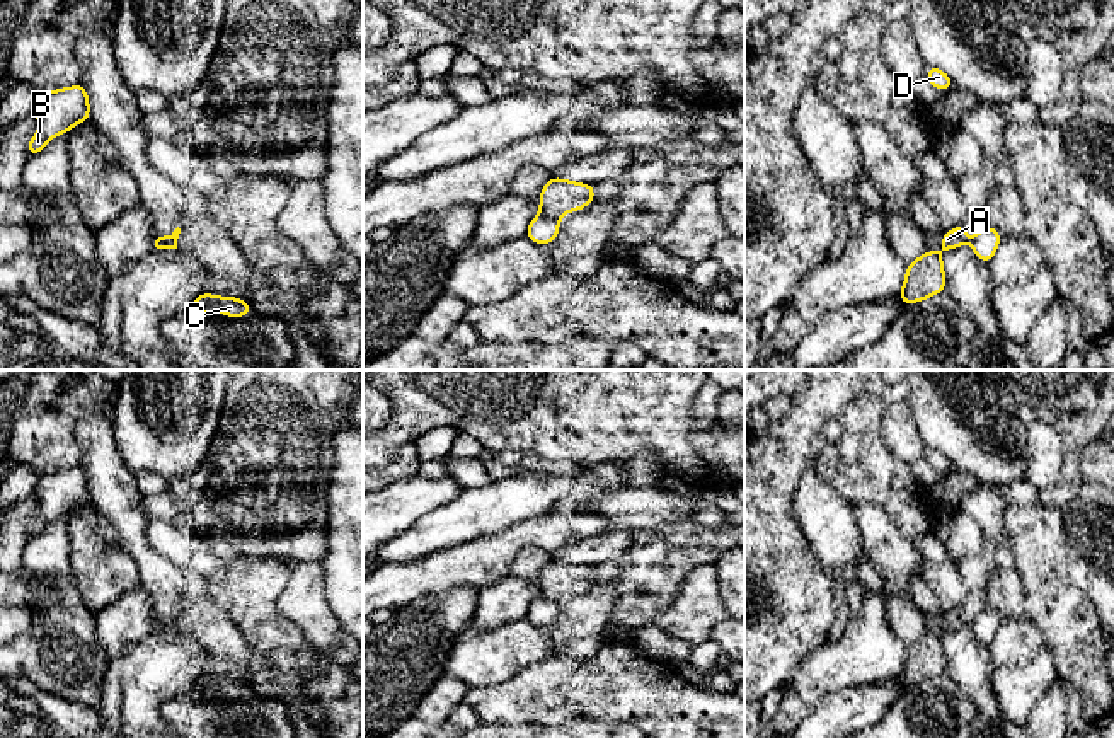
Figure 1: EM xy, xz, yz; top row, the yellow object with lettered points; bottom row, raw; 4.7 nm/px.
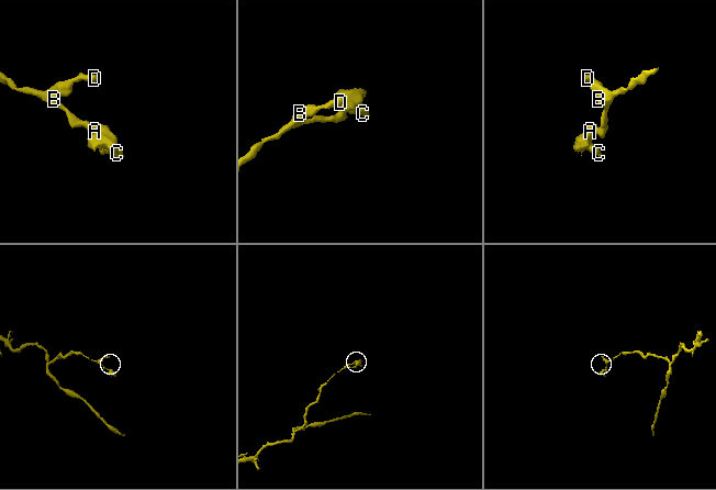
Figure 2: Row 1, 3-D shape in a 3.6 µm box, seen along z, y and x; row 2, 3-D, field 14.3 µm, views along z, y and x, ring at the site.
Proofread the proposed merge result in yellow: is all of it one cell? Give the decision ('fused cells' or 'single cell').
fused cells

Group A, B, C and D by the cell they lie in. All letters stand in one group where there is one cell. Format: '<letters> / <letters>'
A C / B D

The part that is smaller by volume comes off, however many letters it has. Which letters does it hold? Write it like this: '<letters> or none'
A, C

